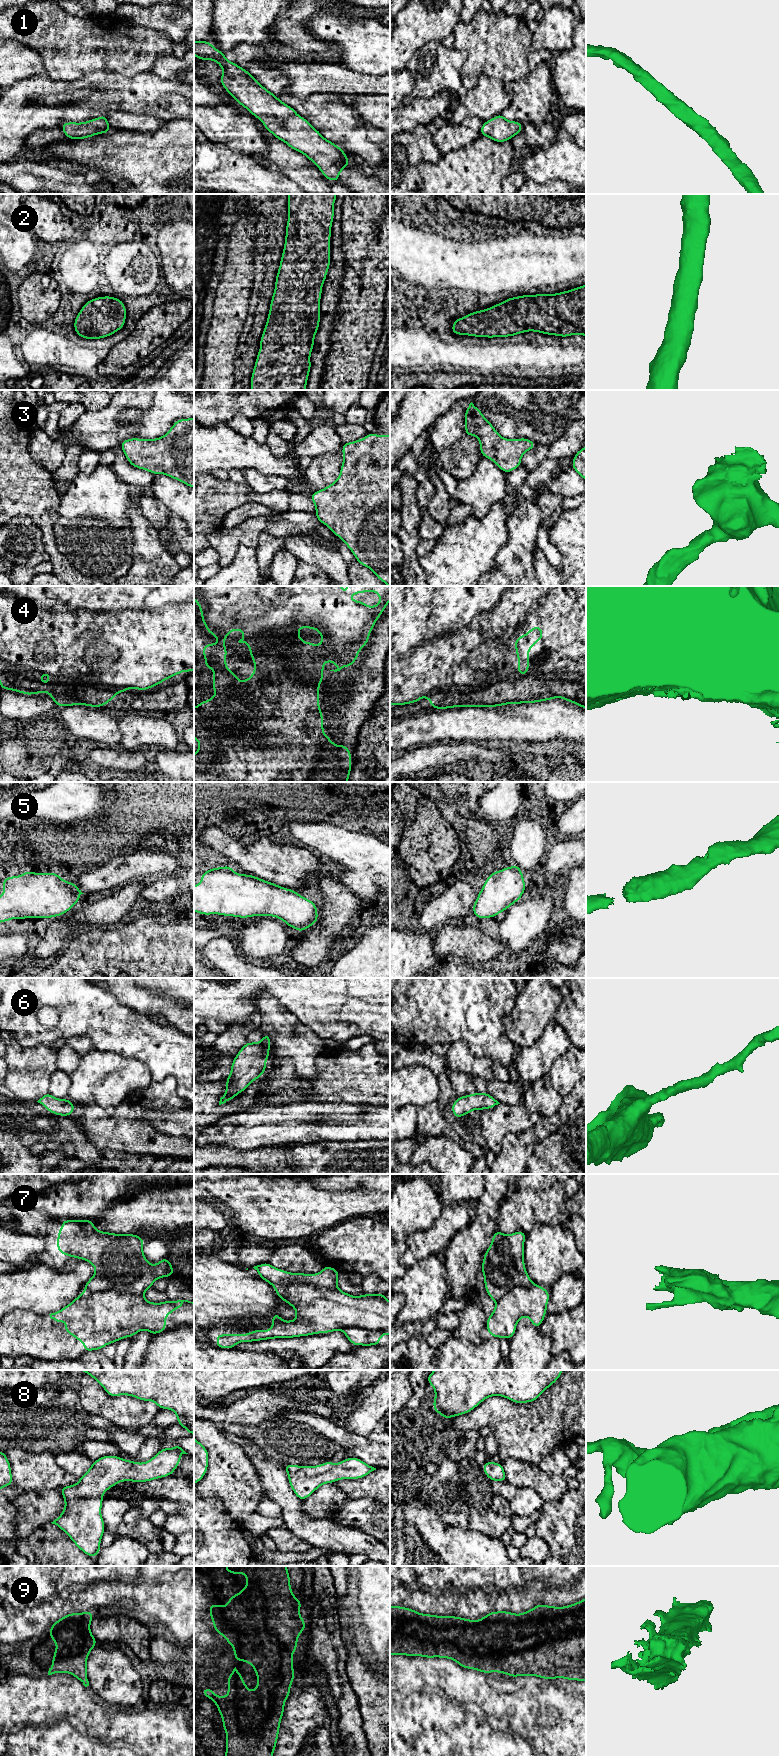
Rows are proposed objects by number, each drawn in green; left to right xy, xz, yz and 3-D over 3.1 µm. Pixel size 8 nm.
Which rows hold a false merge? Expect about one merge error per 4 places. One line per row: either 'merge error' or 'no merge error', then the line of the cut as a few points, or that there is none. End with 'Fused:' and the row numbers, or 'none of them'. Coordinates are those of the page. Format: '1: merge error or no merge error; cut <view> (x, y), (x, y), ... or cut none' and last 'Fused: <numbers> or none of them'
1: no merge error; cut none
2: no merge error; cut none
3: no merge error; cut none
4: merge error; cut xz (321, 669), (281, 690), (319, 747), (311, 781)
5: no merge error; cut none
6: no merge error; cut none
7: merge error; cut xz (273, 1285), (305, 1282), (318, 1287), (337, 1289)
8: no merge error; cut none
9: no merge error; cut none
Fused: 4, 7

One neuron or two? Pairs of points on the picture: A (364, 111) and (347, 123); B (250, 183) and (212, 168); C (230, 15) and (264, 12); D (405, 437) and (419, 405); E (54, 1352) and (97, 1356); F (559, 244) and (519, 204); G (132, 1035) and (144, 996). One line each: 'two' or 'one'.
A: two
B: one
C: one
D: one
E: two
F: two
G: two

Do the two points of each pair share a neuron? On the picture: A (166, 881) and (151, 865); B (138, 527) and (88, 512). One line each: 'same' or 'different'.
A: different
B: different

